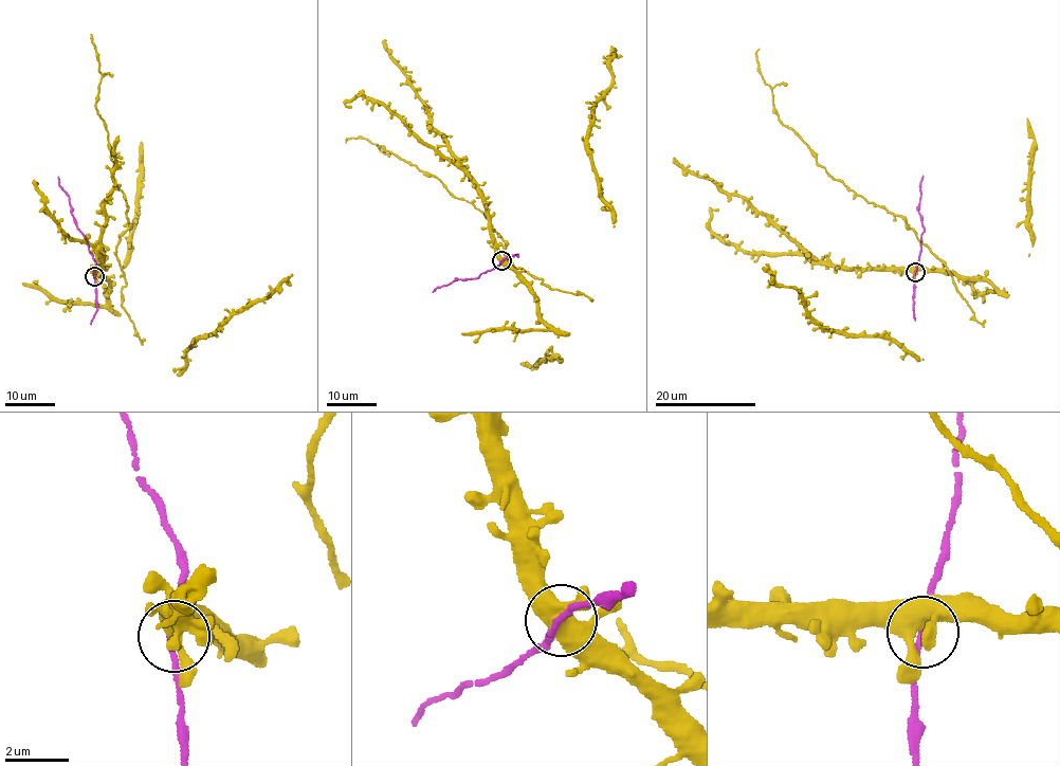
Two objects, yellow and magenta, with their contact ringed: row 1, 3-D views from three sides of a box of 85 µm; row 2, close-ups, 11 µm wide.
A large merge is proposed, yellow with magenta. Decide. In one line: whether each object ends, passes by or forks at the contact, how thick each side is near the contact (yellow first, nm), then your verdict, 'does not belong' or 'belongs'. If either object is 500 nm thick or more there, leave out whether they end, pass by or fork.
yellow forks there; magenta passes by; 440 nm thick on the yellow side, 170 nm on the other; does not belong

